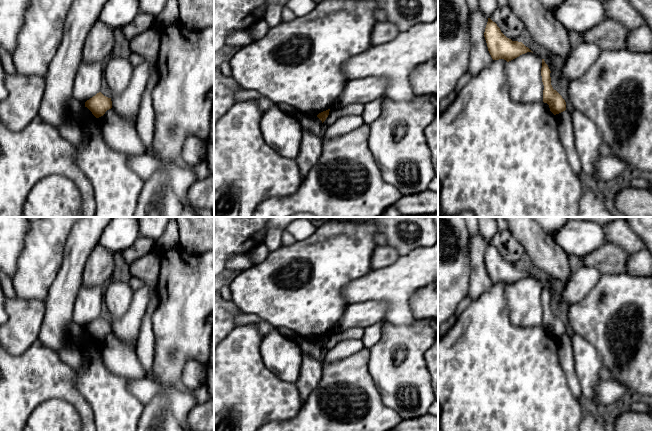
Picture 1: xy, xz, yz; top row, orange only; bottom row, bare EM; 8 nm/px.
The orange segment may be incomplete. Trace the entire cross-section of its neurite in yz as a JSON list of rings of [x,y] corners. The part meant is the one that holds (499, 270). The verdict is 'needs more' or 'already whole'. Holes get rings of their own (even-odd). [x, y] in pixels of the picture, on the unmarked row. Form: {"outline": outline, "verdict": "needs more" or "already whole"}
{"outline": [[[488,242],[484,261],[493,284],[504,283],[509,286],[522,278],[532,276],[522,266],[507,262],[490,242]]], "verdict": "already whole"}

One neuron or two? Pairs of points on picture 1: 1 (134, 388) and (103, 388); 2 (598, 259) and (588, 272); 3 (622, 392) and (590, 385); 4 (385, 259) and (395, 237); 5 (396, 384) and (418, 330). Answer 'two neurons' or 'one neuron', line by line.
1: two neurons
2: two neurons
3: two neurons
4: two neurons
5: one neuron

